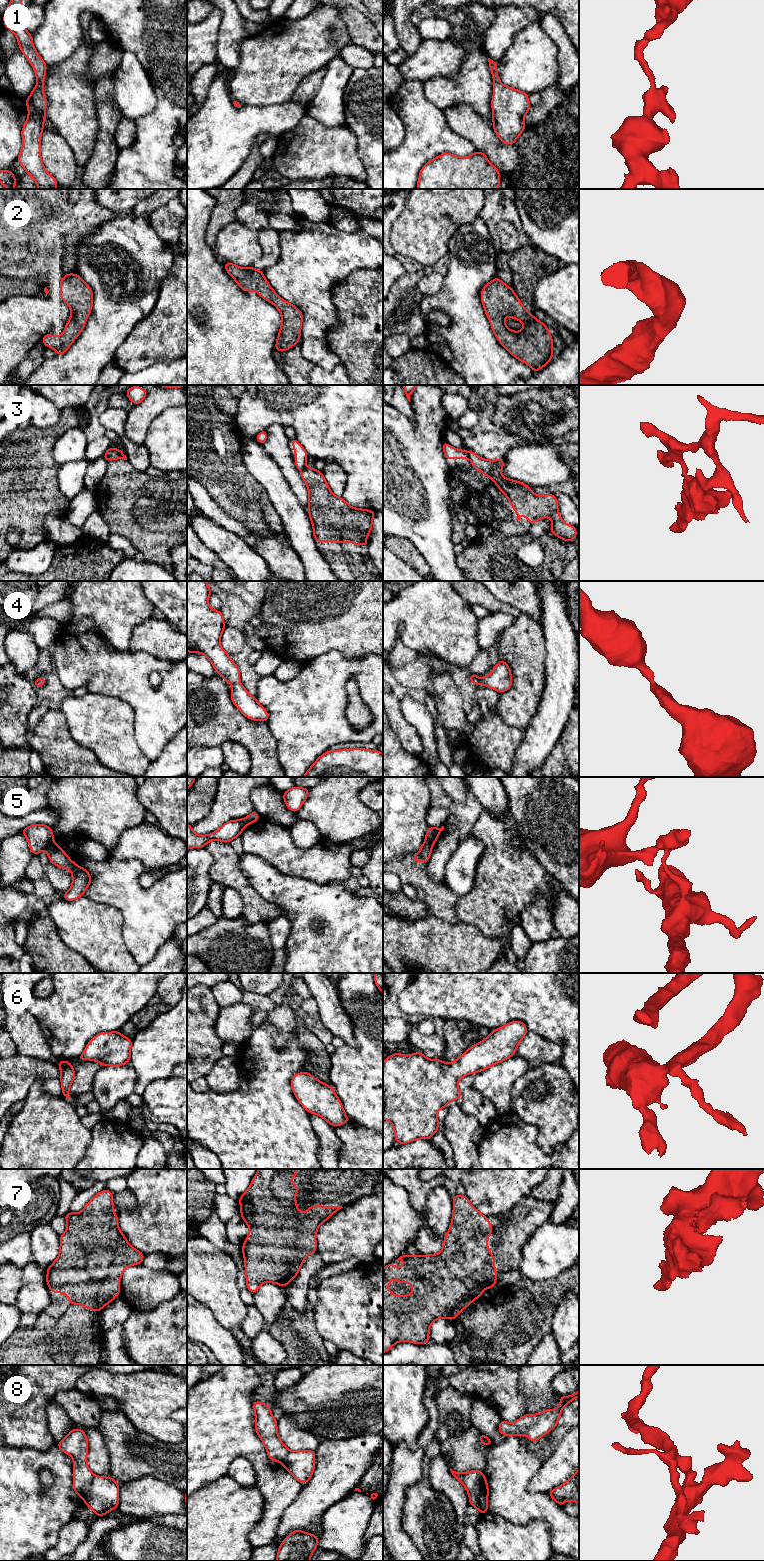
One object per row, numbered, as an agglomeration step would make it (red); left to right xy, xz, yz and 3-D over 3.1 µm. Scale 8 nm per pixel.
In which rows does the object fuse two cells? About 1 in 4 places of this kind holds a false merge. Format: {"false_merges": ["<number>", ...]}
{"false_merges": ["3", "5", "8"]}

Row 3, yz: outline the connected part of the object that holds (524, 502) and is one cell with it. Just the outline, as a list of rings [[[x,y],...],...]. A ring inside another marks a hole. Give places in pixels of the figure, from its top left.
[[[472,451],[467,452],[474,469],[478,469],[485,476],[495,482],[499,490],[509,499],[511,506],[517,514],[516,520],[525,515],[532,525],[542,518],[552,520],[552,528],[548,531],[564,541],[573,541],[577,535],[577,529],[565,523],[558,512],[557,498],[548,493],[536,495],[530,490],[530,486],[501,475],[504,460],[487,460],[479,457]]]

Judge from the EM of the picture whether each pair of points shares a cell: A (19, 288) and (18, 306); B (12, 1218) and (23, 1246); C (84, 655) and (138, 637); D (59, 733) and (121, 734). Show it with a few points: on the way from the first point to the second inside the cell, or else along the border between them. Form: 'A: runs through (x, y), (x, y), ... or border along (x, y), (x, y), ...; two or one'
A: border along (38, 294), (12, 295), (10, 297); two
B: border along (19, 1233), (10, 1240); two
C: border along (113, 647), (118, 650), (136, 651); two
D: border along (61, 711), (65, 717), (70, 735), (87, 748); two

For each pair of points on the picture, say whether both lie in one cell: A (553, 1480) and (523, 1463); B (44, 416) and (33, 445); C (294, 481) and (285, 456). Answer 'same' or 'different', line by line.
A: different
B: different
C: same

